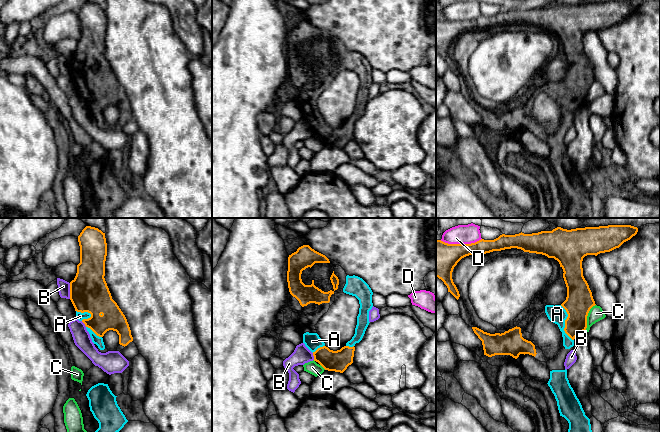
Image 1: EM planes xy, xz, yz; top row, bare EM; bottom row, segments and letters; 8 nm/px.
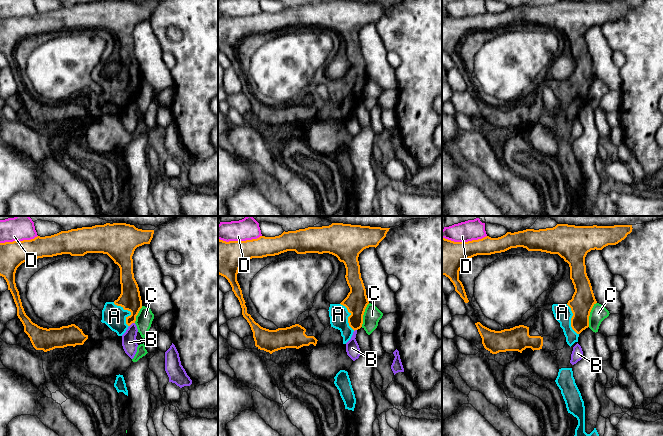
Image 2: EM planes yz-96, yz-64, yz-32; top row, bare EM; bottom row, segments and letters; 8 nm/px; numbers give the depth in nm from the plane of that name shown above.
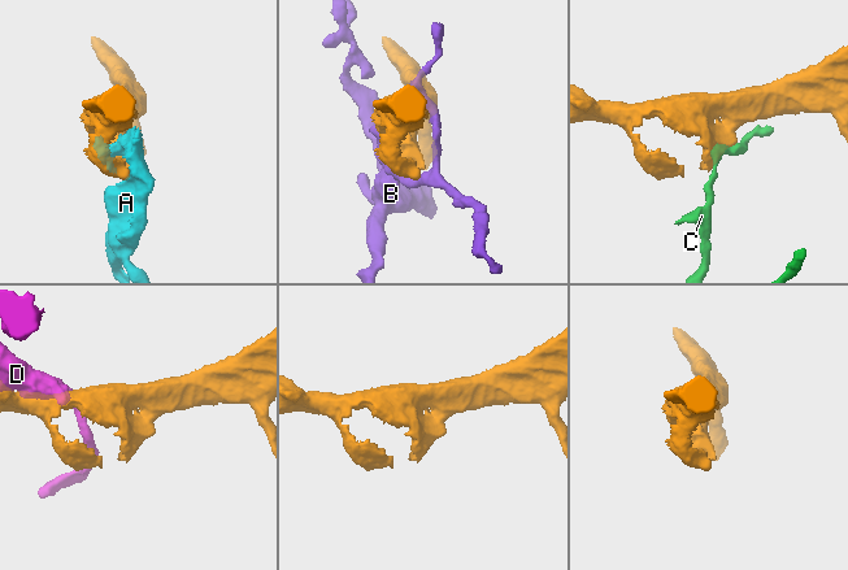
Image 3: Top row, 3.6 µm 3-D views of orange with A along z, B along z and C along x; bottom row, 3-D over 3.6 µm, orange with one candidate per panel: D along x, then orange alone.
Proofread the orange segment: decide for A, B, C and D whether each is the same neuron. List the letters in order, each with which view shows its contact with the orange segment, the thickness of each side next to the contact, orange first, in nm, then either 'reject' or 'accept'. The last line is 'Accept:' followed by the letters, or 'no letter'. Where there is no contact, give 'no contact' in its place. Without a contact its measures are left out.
A: contact in yz; calibres 220 and 150 nm; accept
B: contact in xy; calibres 300 and 100 nm; reject
C: contact in yz; calibres 220 and 120 nm; reject
D: contact in yz; calibres 300 and 160 nm; reject
Accept: A

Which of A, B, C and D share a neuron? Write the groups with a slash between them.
A / B / C / D

